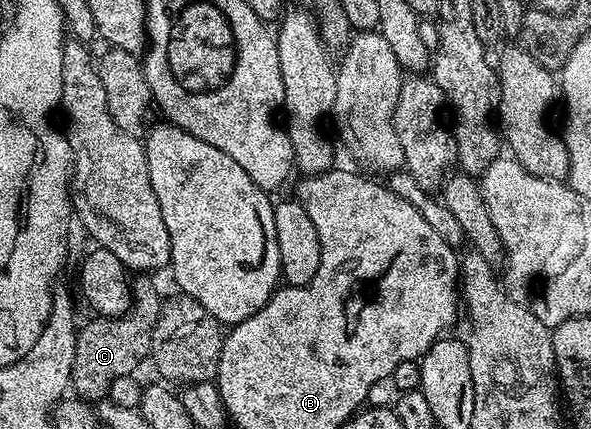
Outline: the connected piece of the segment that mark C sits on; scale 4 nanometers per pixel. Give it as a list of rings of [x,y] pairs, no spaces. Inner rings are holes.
[[[149,279],[134,282],[131,292],[133,301],[122,317],[94,318],[77,330],[75,363],[71,378],[76,396],[82,400],[97,402],[108,396],[115,379],[133,375],[135,370],[152,354],[154,325],[161,314],[162,298]]]

